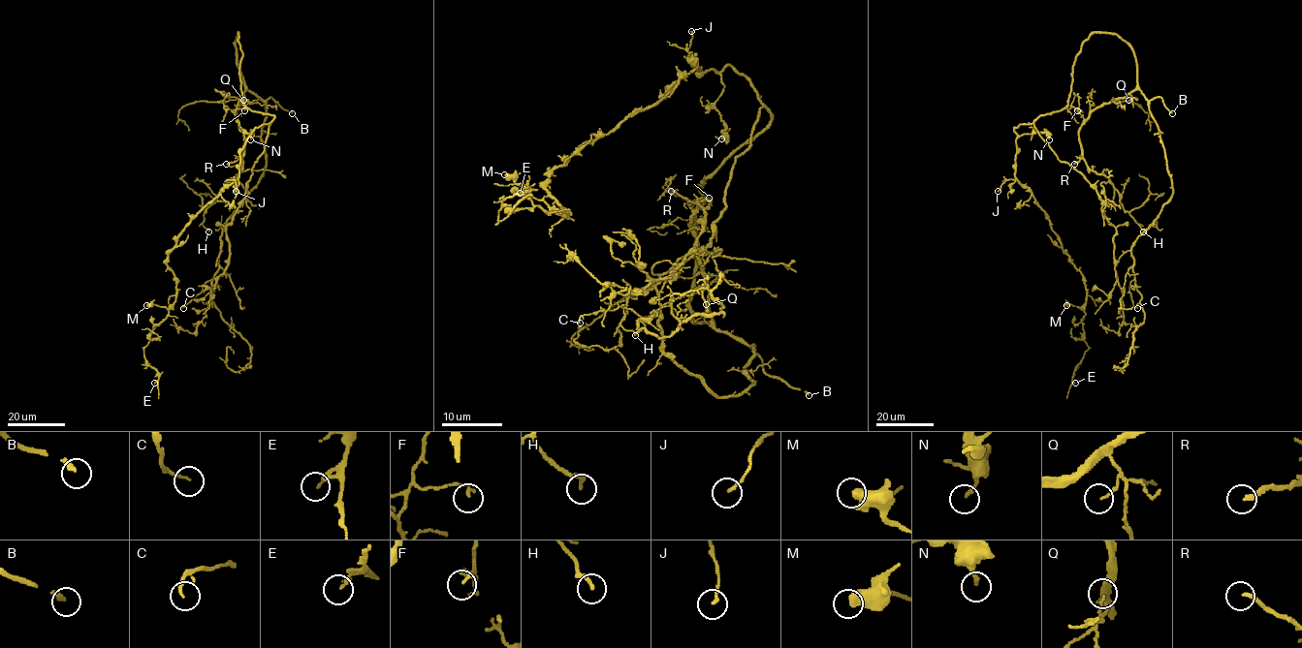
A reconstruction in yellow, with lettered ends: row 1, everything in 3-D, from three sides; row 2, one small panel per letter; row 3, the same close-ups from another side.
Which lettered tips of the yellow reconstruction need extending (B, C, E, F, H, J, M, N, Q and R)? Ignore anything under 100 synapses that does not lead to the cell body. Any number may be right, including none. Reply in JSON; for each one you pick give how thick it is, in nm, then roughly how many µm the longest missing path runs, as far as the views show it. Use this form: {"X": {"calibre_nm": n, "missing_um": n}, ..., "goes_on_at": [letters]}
{"B": {"calibre_nm": 240, "missing_um": 7}, "goes_on_at": ["B"]}

